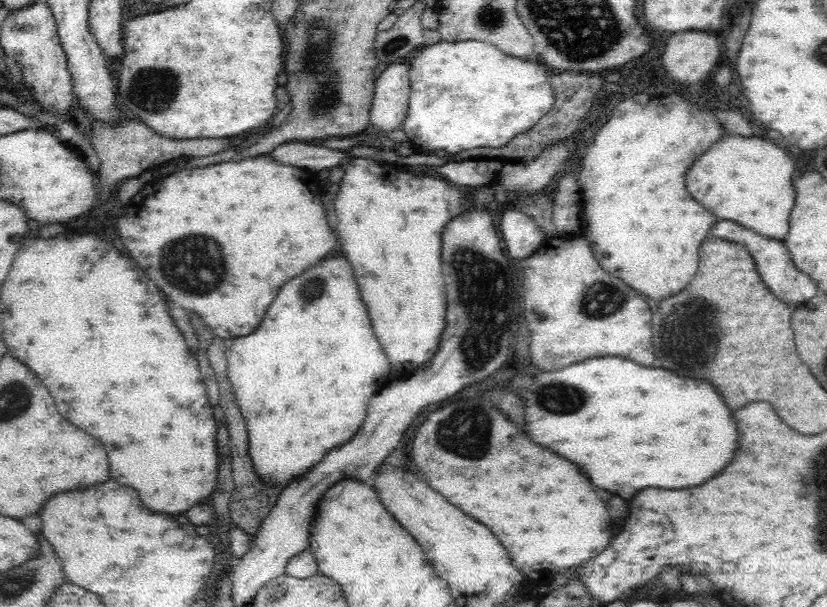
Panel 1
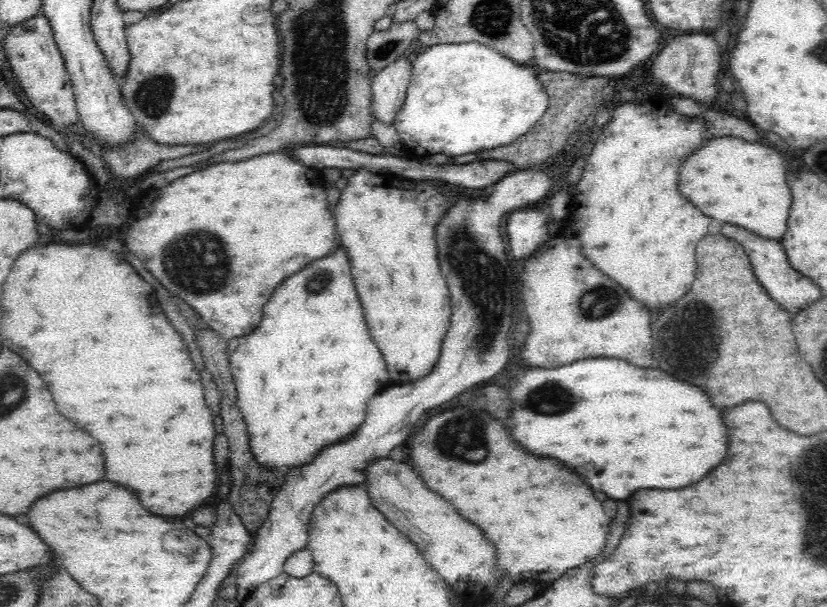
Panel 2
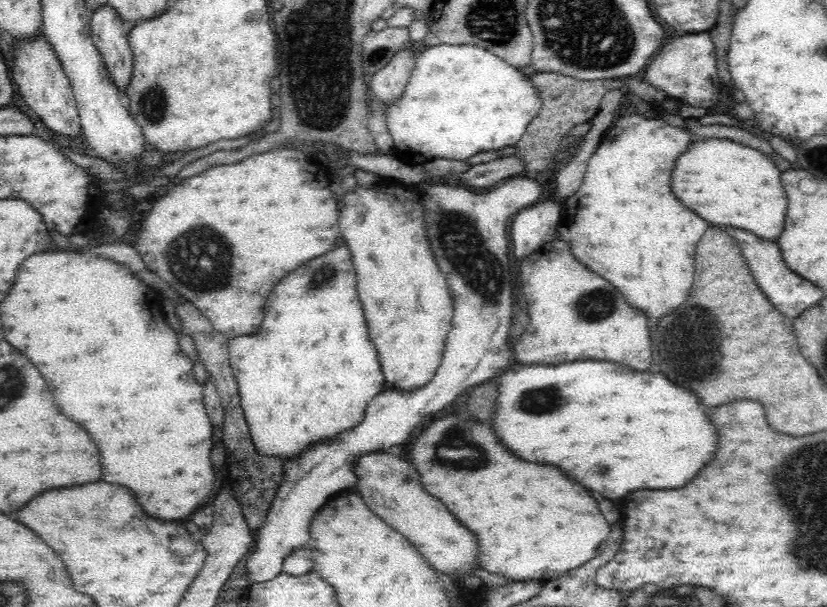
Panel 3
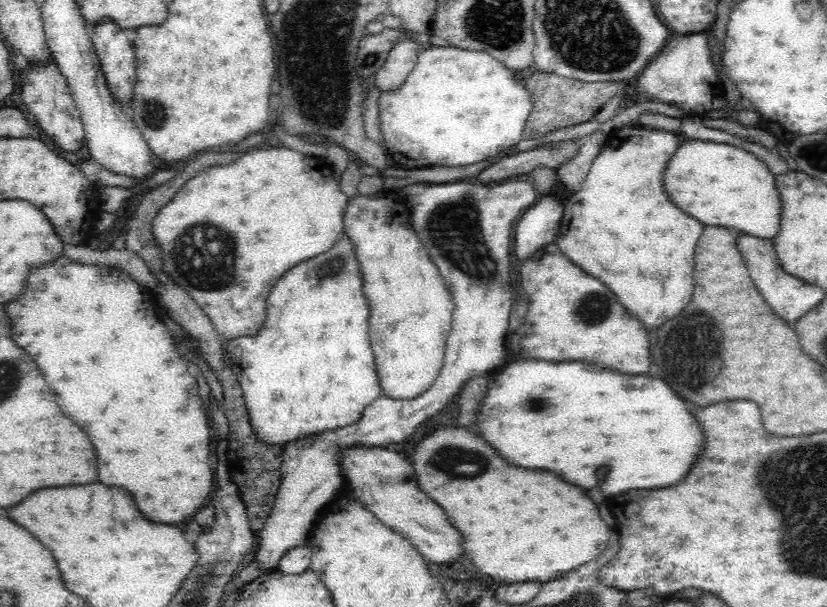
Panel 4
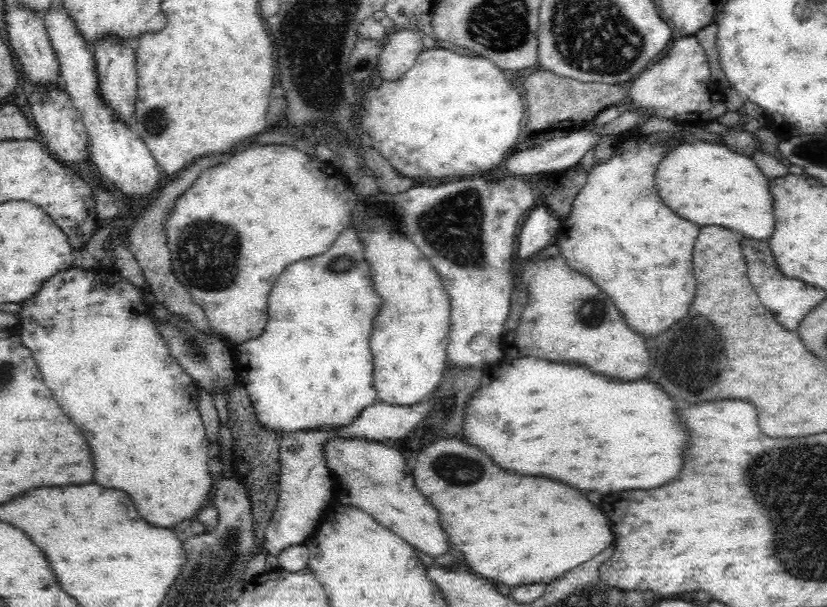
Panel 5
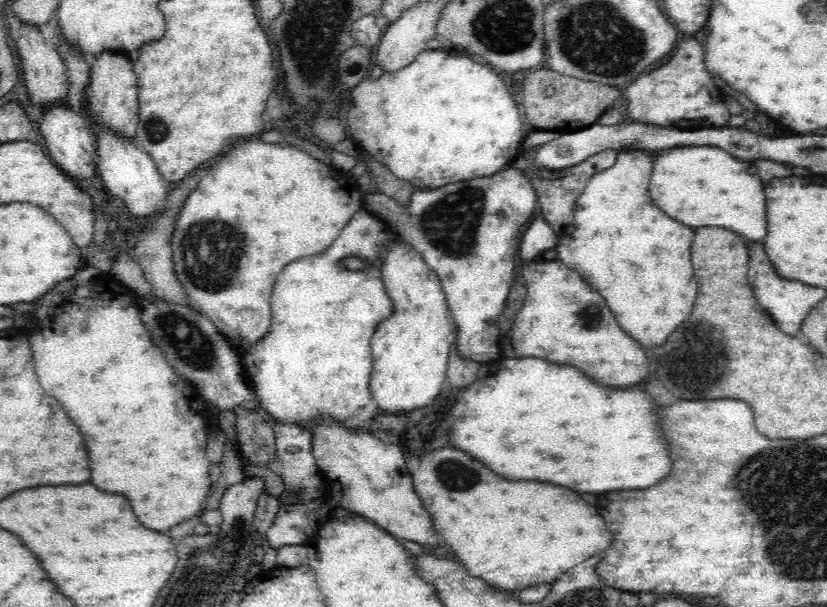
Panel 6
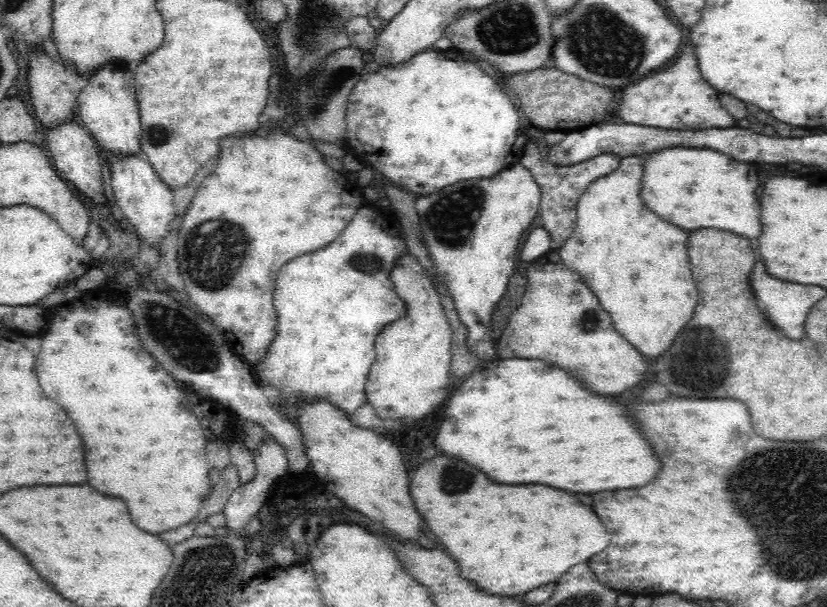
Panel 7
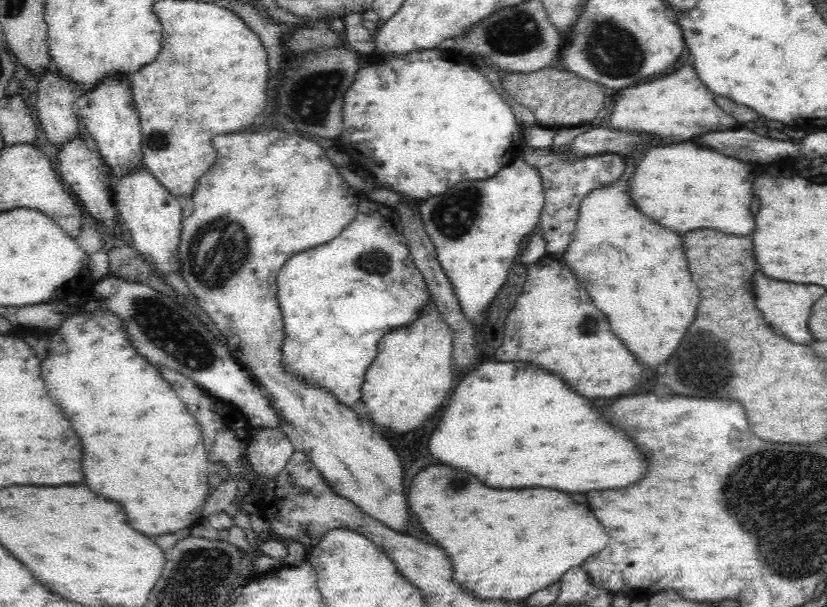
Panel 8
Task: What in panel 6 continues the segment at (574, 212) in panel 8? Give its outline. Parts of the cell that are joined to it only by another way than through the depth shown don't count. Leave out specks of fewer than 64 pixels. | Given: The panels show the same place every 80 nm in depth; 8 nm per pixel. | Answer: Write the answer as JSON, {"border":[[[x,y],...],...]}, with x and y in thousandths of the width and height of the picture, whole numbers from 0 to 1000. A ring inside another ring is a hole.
{"border":[[[733,244],[733,247],[726,247],[726,250],[709,260],[706,267],[689,277],[669,282],[648,278],[647,282],[634,283],[648,318],[648,326],[651,326],[653,353],[667,371],[675,390],[688,379],[689,366],[694,359],[696,328],[704,320],[711,295],[717,287],[738,277],[742,270],[745,257],[747,252],[741,244]]]}

